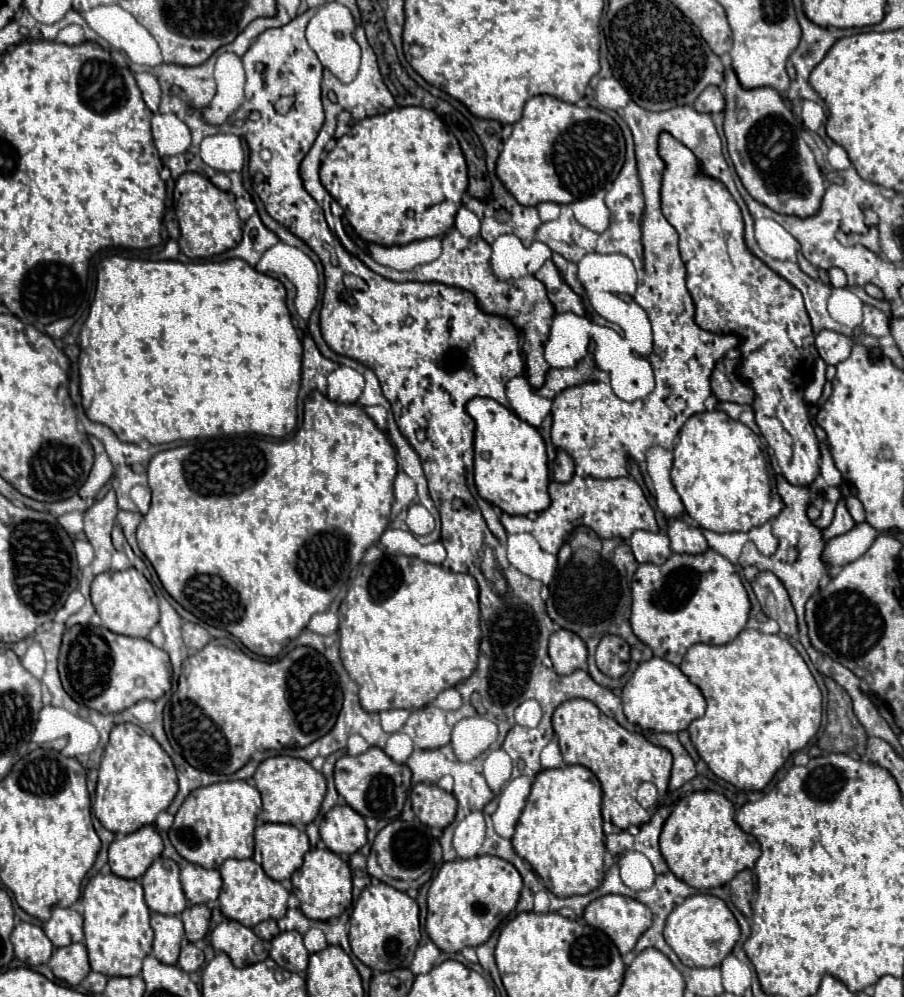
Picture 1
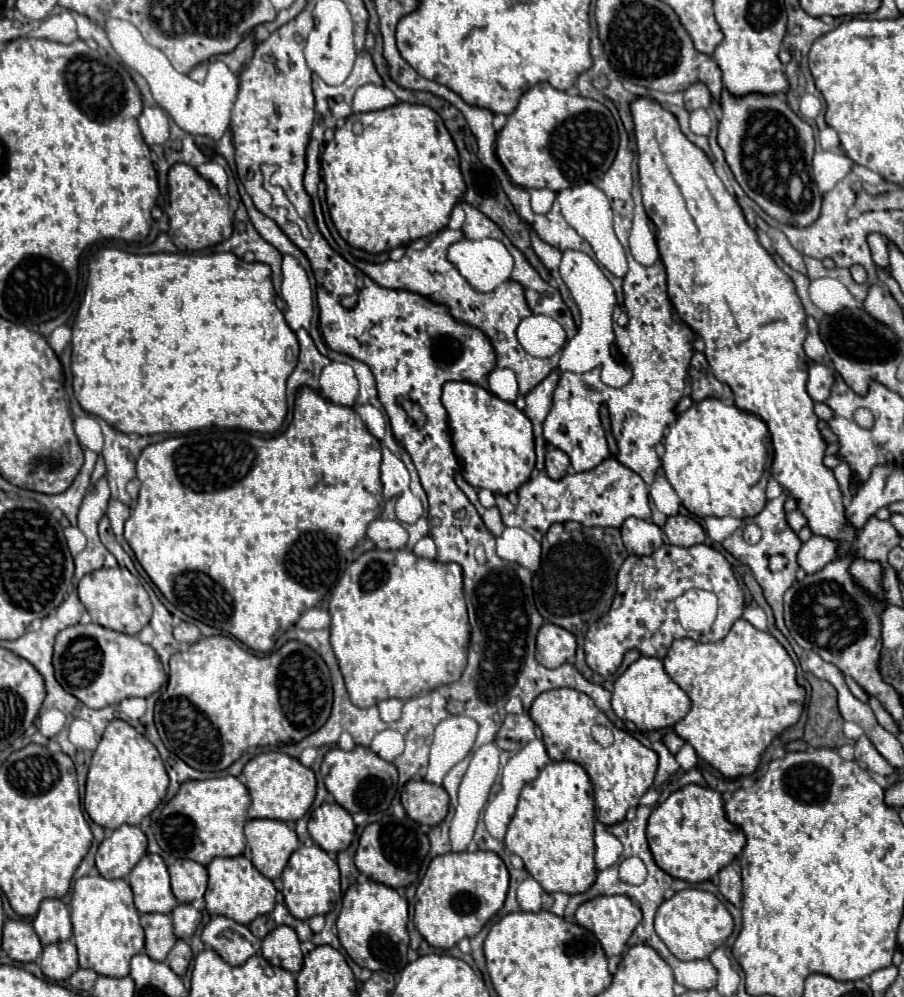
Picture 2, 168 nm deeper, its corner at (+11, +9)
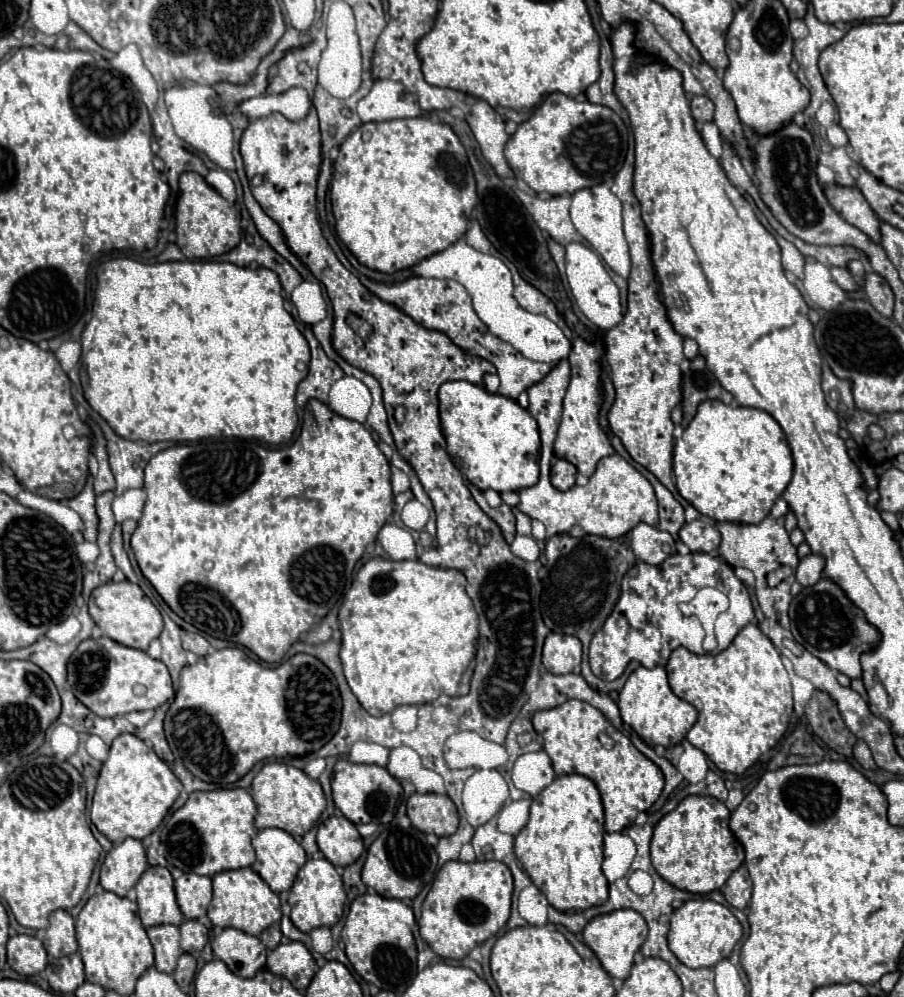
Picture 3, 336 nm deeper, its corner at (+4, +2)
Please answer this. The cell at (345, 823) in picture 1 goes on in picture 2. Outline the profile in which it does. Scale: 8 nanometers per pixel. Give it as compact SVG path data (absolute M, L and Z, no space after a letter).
M323 803L311 813L309 835L327 853L347 849L355 837L355 823L351 813L337 803Z

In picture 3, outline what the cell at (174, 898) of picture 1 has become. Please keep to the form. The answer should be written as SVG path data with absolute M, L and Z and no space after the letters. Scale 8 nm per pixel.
M148 866L136 884L136 894L138 916L144 926L178 926L184 920L174 896L174 878L166 868Z

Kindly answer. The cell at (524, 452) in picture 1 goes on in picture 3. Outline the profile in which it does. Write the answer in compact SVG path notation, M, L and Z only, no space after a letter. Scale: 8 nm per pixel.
M456 380L446 382L440 386L438 392L440 398L440 420L442 420L442 432L448 444L448 454L452 456L454 464L466 474L466 478L478 488L478 490L496 490L496 492L508 492L508 490L522 490L528 486L534 486L538 482L538 456L540 456L540 434L536 420L528 414L528 410L520 408L518 402L500 396L490 394L482 386Z

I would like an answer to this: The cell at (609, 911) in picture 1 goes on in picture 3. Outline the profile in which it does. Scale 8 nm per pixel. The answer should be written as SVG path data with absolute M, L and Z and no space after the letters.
M622 908L622 910L614 910L610 914L602 914L598 918L592 918L584 932L582 932L582 938L584 942L596 952L598 960L602 962L604 970L614 978L622 978L626 980L628 974L630 974L630 968L634 964L634 954L640 950L644 938L648 934L648 926L646 926L646 920L636 912L636 910L630 910L630 908Z

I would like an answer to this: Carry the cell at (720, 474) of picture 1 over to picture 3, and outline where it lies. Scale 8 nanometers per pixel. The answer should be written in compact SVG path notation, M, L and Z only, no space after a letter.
M706 400L674 444L672 472L680 496L716 522L758 524L792 478L792 454L780 424L764 410Z

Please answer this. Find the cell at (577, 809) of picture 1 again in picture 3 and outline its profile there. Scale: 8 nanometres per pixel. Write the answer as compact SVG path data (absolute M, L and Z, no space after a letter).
M582 774L554 778L530 806L528 824L518 832L514 852L532 882L546 894L556 910L586 910L608 898L602 874L604 808L596 784Z

